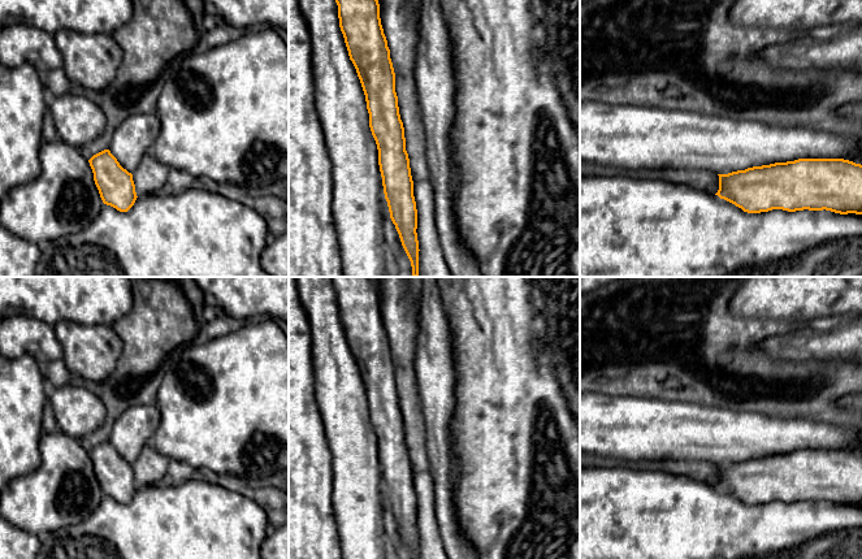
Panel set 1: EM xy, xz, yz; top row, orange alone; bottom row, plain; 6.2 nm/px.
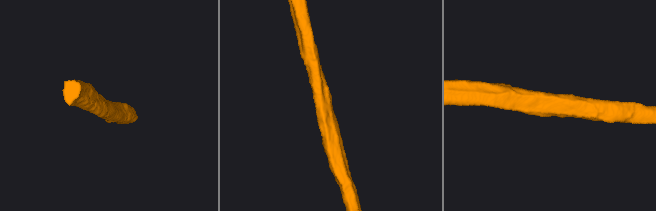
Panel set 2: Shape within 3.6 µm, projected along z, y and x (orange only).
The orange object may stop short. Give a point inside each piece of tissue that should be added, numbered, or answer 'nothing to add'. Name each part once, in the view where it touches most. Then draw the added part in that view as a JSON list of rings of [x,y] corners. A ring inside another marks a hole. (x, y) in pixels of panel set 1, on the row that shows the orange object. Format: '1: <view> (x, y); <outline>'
nothing to add

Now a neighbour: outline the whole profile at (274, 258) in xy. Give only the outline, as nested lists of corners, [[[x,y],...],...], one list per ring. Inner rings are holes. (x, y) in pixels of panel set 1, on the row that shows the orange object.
[[[289,231],[267,242],[260,265],[270,277],[289,277]]]

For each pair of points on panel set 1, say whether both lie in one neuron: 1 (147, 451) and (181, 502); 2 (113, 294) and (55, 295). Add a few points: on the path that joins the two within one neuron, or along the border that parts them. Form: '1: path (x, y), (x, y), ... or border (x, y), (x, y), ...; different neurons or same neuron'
1: border (157, 484), (138, 488); different neurons
2: path (99, 291), (69, 290); same neuron

